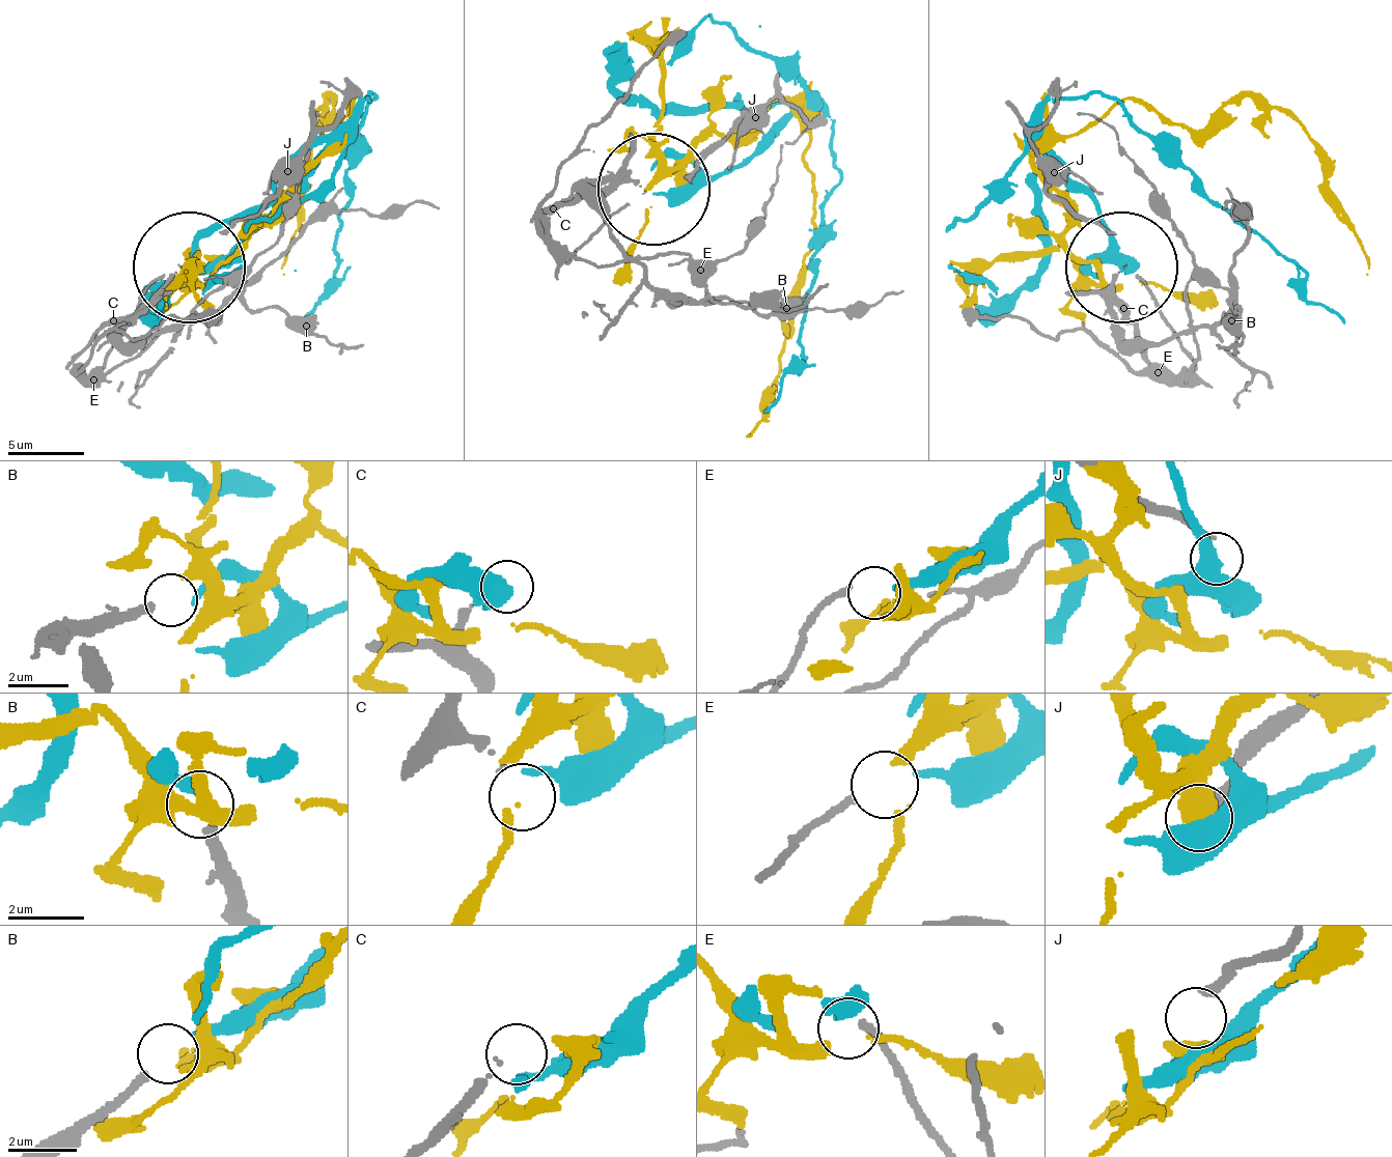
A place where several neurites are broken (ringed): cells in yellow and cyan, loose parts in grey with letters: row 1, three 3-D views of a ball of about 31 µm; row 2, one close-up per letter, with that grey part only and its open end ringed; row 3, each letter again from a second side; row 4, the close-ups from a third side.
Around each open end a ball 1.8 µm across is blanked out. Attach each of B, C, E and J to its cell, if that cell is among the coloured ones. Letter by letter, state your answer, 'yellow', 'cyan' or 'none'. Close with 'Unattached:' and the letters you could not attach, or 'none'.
B: cyan
C: none
E: none
J: none
Unattached: C, E, J

